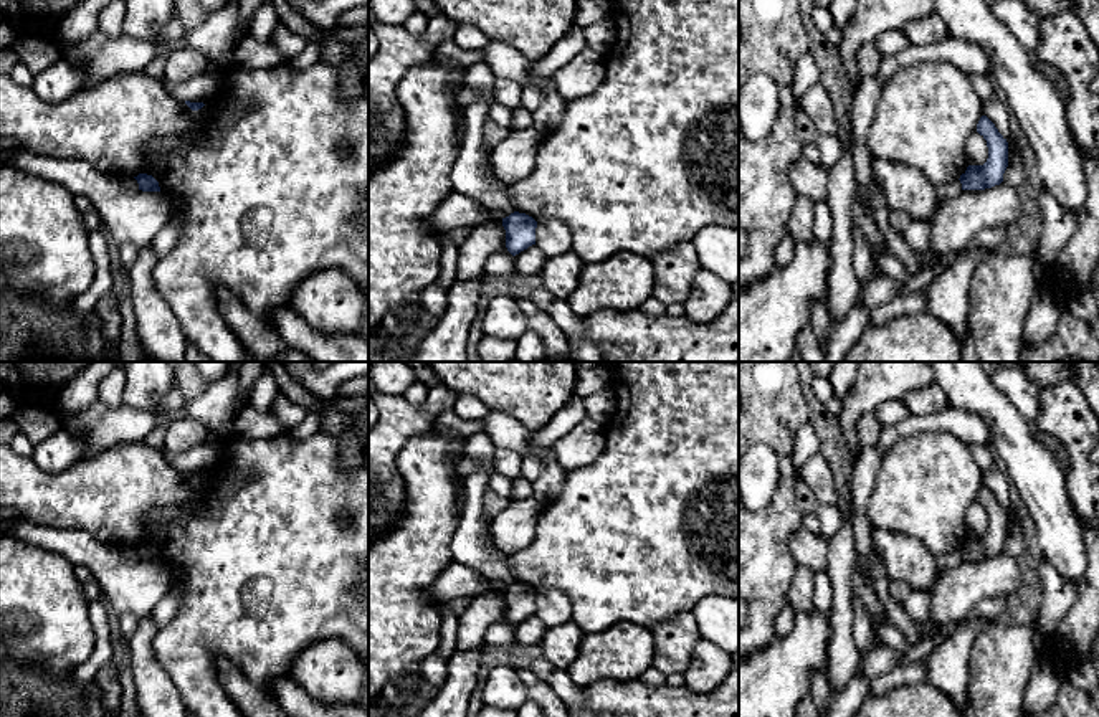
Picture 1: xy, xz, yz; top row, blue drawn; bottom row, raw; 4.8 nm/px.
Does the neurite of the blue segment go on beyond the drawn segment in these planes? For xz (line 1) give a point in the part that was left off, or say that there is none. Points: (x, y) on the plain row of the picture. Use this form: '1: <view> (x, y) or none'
1: none

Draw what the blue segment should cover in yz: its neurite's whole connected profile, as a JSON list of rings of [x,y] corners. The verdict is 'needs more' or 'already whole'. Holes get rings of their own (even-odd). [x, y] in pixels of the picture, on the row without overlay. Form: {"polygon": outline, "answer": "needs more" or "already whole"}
{"polygon": [[[987,486],[980,487],[977,502],[987,510],[988,529],[983,535],[967,537],[959,548],[962,560],[985,560],[1000,555],[1008,537],[1008,512]]], "answer": "already whole"}

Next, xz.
{"polygon": [[[514,582],[502,588],[502,596],[506,600],[506,618],[512,626],[535,615],[537,591],[532,586]]], "answer": "already whole"}

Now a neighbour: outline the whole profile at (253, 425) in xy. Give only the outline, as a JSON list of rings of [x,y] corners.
[[[245,406],[238,413],[233,430],[246,439],[268,439],[288,433],[271,411],[258,411],[251,406]]]

